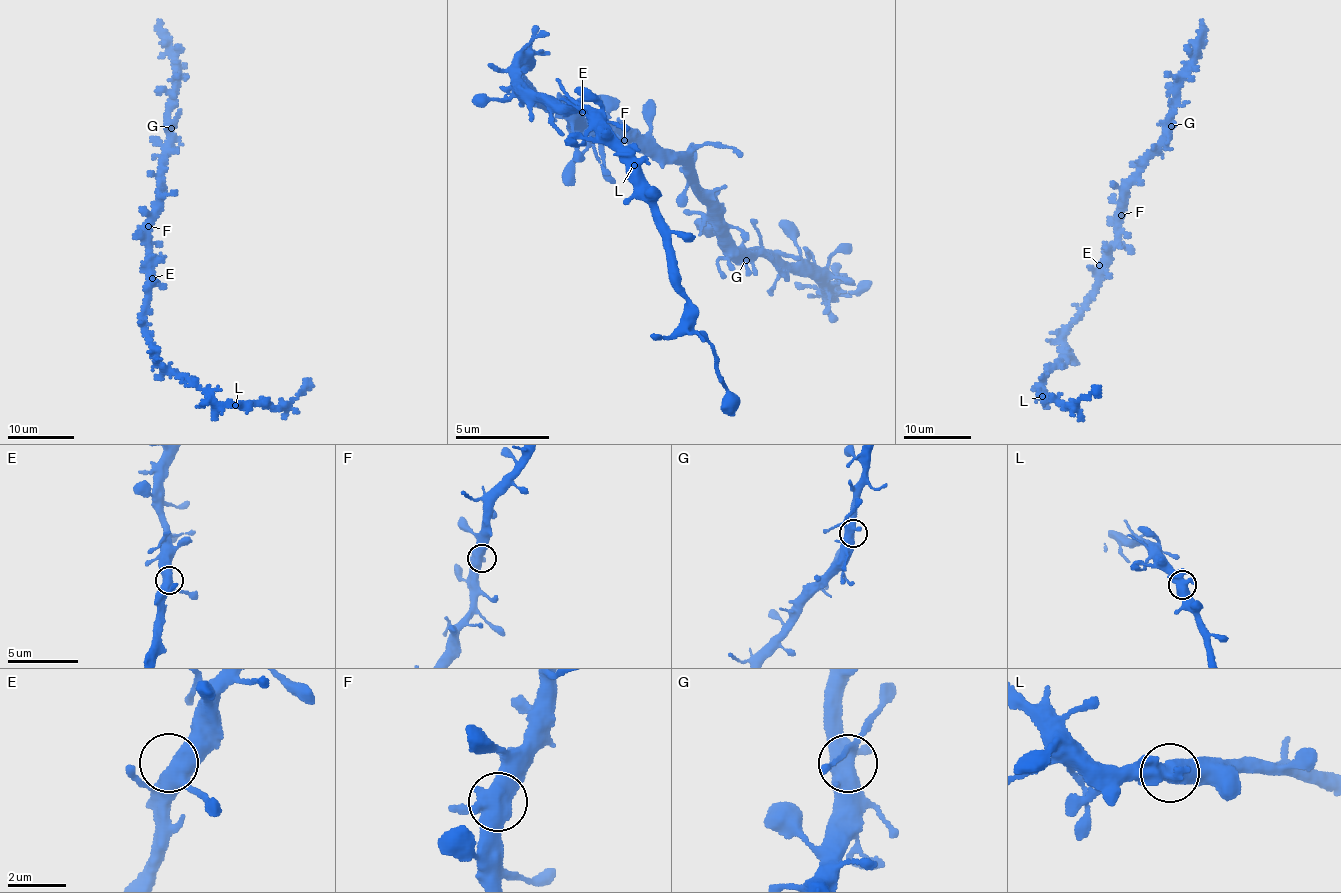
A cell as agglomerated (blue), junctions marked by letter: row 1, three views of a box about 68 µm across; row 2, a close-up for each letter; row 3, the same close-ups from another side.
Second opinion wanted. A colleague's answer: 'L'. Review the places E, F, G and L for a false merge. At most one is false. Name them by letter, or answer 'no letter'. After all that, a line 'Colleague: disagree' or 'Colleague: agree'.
no letter
Colleague: disagree

